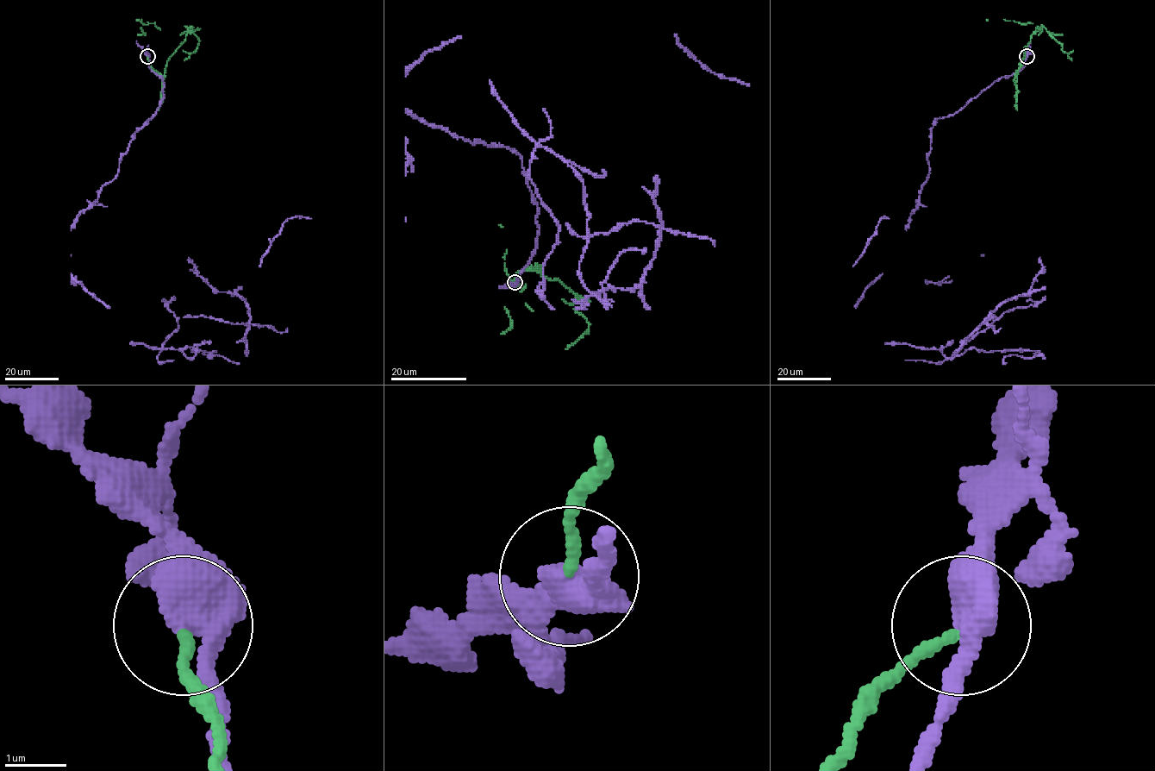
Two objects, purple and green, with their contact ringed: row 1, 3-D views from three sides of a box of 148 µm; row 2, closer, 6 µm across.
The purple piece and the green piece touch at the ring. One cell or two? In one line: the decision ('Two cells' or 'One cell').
Two cells

